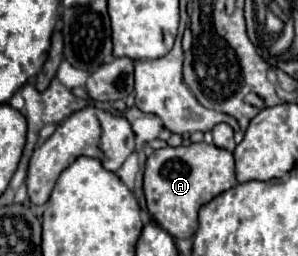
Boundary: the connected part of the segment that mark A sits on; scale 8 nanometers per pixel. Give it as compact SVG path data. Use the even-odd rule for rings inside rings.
M192 143L188 147L156 149L146 159L144 195L150 215L174 239L192 237L198 227L198 211L202 205L236 185L234 155L208 143Z

